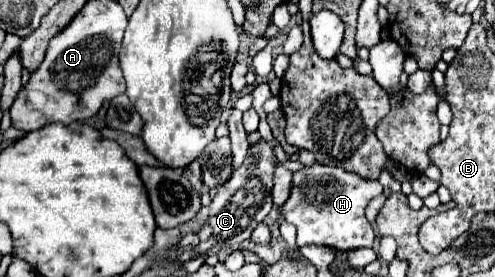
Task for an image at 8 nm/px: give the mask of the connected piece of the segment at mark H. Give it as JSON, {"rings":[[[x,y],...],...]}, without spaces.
{"rings":[[[316,164],[312,168],[304,168],[294,174],[294,188],[290,192],[290,198],[280,210],[282,210],[282,216],[298,228],[298,236],[296,236],[298,248],[306,244],[324,244],[336,250],[356,250],[356,248],[374,244],[374,230],[372,230],[372,224],[364,216],[364,208],[378,194],[382,194],[382,186],[378,182],[358,178],[358,174],[350,174],[342,168]]]}

